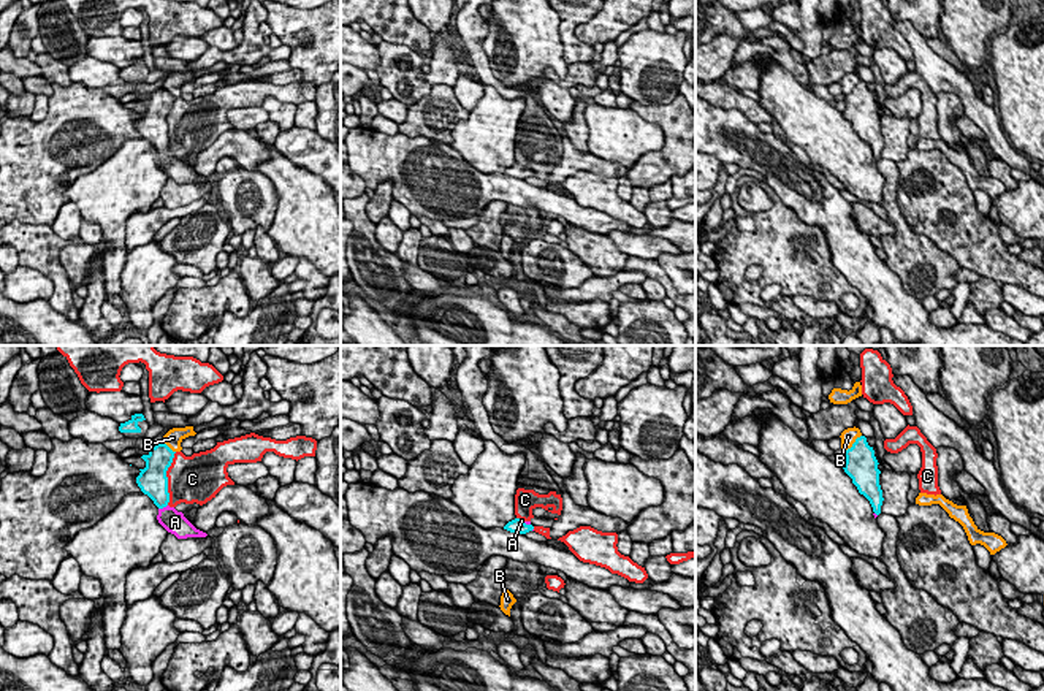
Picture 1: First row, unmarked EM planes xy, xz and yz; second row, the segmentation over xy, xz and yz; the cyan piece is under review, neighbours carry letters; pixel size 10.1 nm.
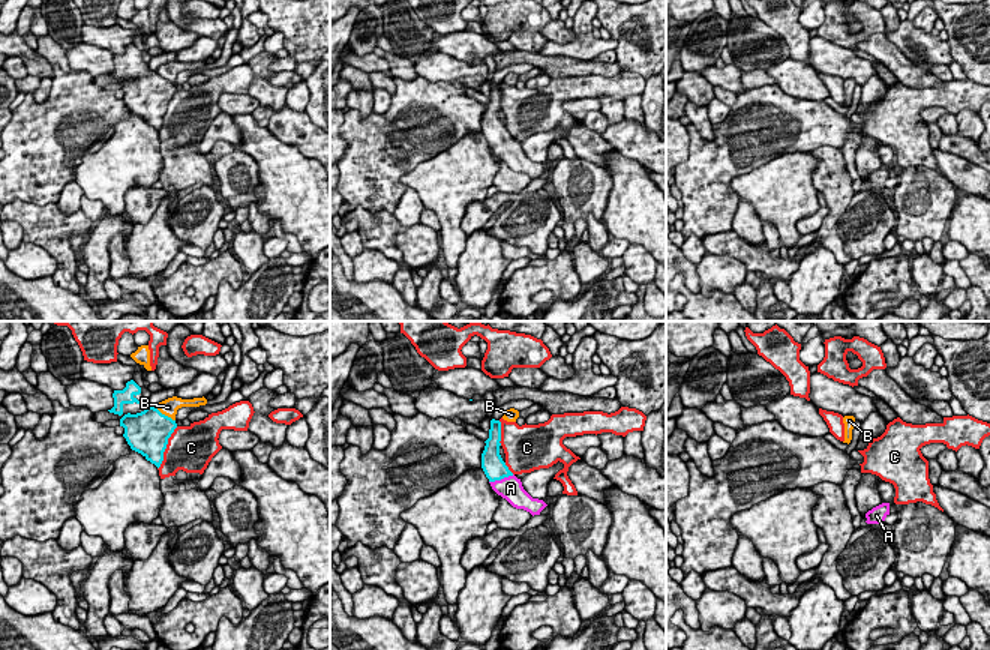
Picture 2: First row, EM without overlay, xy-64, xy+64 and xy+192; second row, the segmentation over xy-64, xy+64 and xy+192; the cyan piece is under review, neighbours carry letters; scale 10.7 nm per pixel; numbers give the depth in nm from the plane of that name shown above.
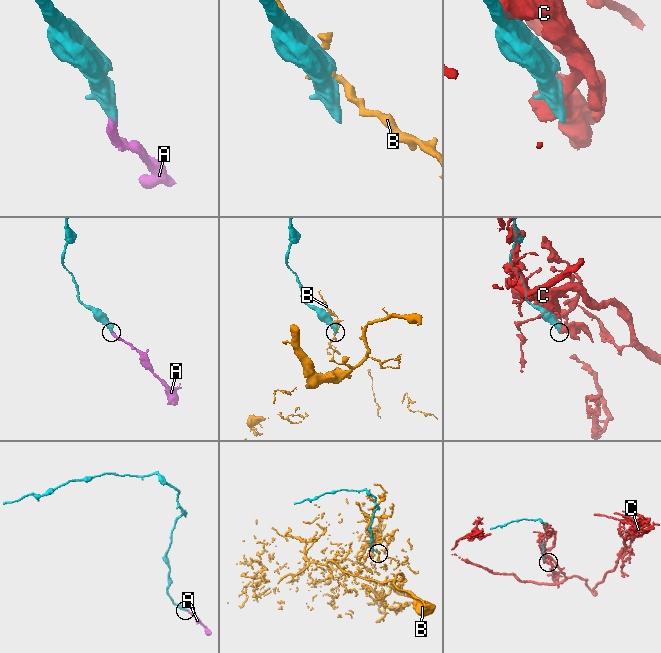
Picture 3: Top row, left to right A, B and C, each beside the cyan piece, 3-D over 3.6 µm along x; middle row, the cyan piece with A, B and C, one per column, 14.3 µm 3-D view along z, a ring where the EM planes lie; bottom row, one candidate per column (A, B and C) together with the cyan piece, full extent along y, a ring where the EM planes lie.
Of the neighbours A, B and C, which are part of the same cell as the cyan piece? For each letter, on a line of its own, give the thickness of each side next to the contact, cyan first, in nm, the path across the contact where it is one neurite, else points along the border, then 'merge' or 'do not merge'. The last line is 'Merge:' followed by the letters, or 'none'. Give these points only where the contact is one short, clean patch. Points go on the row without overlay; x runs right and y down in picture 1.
A: calibres 260 and 240 nm; way xy (156, 129), (162, 152), (175, 167); merge
B: calibres 320 and 160 nm; do not merge
C: calibres 300 and 480 nm; do not merge
Merge: A

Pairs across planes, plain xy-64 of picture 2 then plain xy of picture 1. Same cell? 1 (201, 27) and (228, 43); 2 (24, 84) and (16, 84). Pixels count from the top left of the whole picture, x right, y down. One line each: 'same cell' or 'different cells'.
1: same cell
2: different cells

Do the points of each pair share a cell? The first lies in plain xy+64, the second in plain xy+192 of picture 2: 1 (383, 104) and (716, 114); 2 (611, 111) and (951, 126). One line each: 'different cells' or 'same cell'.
1: same cell
2: same cell

